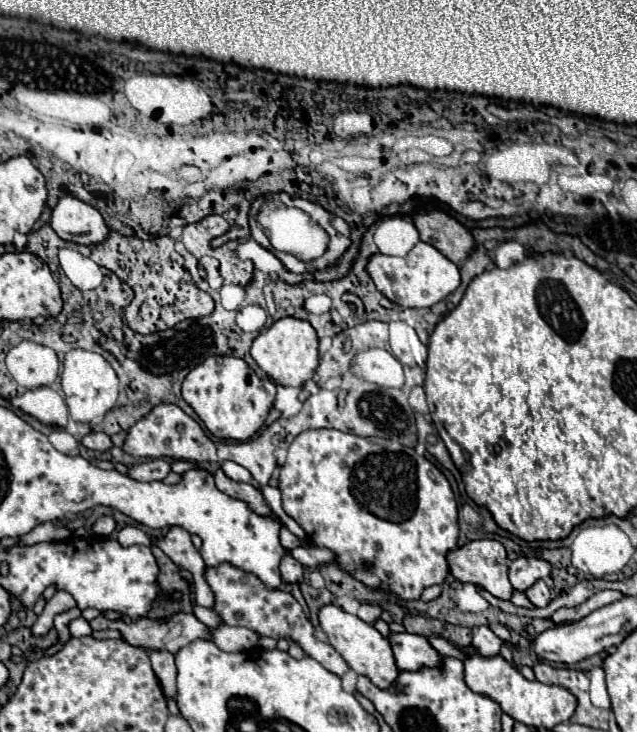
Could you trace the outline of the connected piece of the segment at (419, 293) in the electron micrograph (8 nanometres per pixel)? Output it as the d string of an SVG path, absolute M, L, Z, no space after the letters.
M419 241L407 259L401 257L389 257L389 255L373 255L367 271L377 285L377 289L393 303L401 307L415 307L415 309L427 309L443 299L447 299L461 283L459 267L449 261L445 255L441 255L433 245Z

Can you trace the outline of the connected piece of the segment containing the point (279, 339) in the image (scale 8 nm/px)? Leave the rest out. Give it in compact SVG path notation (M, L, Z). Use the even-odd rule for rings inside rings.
M283 317L275 321L269 329L263 329L251 345L251 357L255 363L267 373L269 379L283 387L303 387L309 379L313 379L315 369L319 365L317 355L317 335L315 329L307 321L299 321L295 317Z

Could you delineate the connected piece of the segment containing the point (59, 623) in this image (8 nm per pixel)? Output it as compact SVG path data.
M75 607L75 609L71 609L71 611L67 611L67 613L57 615L57 617L55 617L55 629L59 629L59 631L67 629L69 621L71 621L71 619L75 619L75 617L81 617L81 611L79 611L77 607Z

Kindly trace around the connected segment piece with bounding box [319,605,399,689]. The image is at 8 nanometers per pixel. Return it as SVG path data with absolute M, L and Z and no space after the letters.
M325 605L319 611L319 625L327 633L331 645L335 647L335 651L347 661L347 665L355 673L369 677L371 683L377 685L379 689L389 689L391 685L397 683L399 667L395 665L395 657L393 657L393 651L391 651L391 643L375 627L363 623L355 615L345 613L337 605Z

